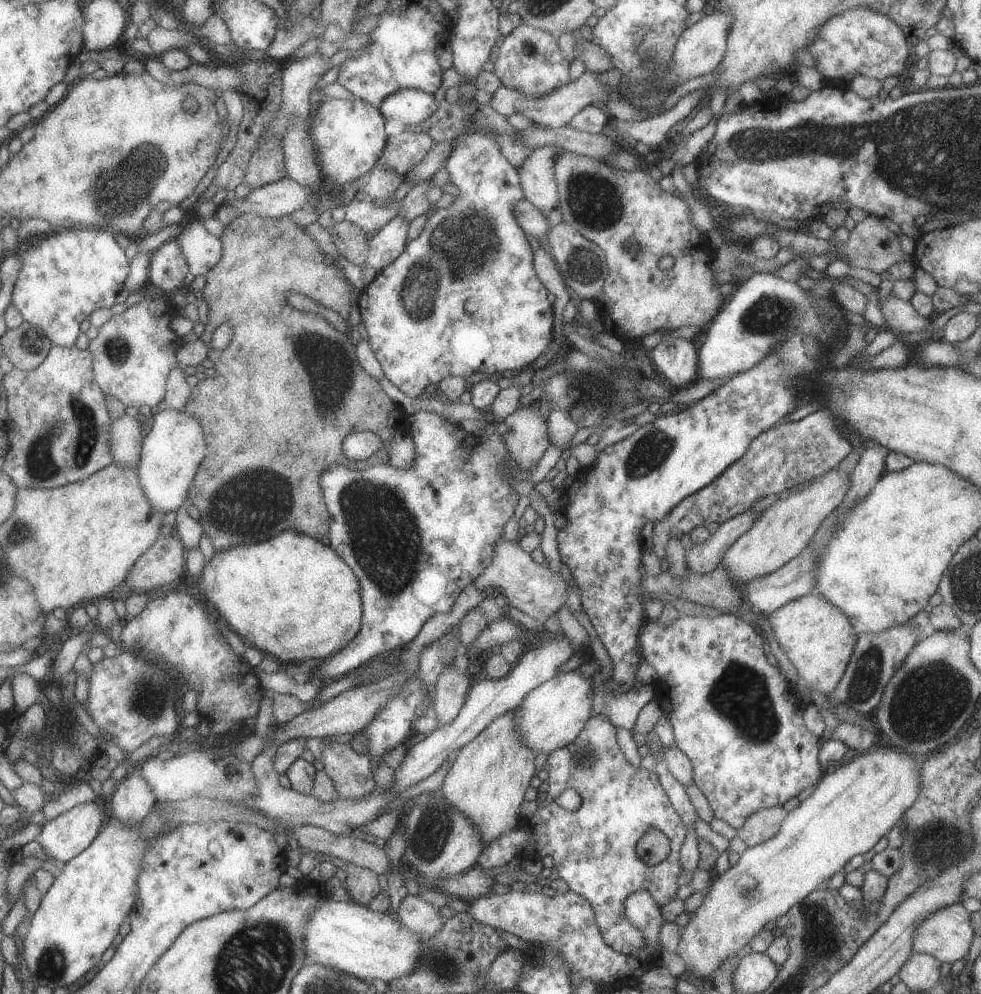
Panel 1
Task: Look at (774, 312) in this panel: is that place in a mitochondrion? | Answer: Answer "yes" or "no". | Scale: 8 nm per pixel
yes

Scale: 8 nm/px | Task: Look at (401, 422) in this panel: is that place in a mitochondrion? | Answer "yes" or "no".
no

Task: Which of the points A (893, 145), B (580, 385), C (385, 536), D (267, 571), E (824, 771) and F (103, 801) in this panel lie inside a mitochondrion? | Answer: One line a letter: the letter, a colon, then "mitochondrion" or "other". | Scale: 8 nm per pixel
A: mitochondrion
B: mitochondrion
C: mitochondrion
D: other
E: other
F: other

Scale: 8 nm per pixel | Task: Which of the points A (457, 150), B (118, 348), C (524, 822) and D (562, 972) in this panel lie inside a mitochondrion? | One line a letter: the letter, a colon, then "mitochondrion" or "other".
A: other
B: mitochondrion
C: other
D: other

